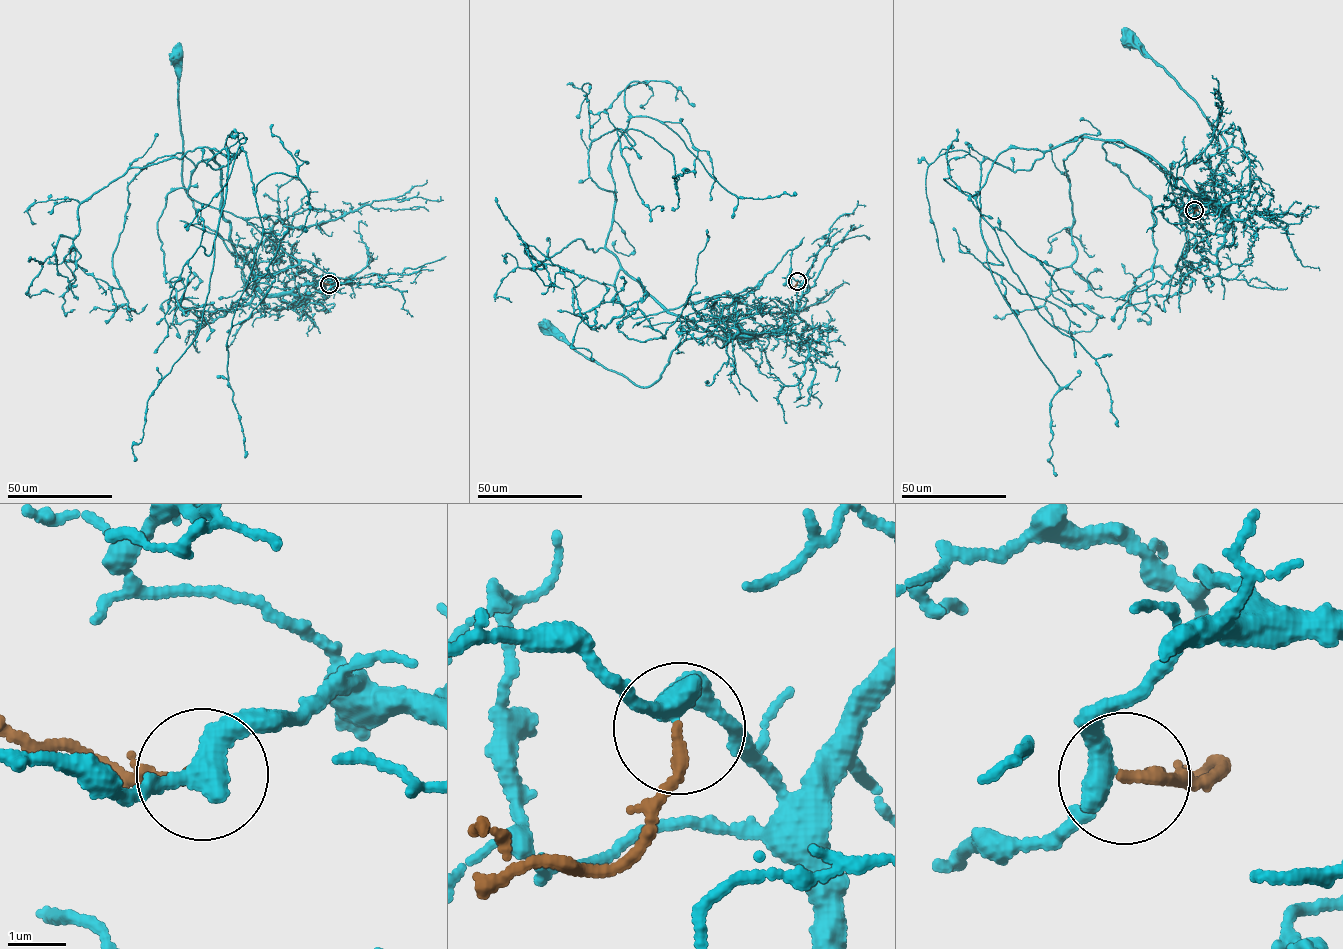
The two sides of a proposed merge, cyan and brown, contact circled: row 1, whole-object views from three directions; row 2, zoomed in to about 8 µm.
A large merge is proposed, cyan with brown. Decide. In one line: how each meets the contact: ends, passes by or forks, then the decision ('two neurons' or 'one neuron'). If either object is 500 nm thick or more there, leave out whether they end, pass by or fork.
cyan passes by; brown ends; one neuron

